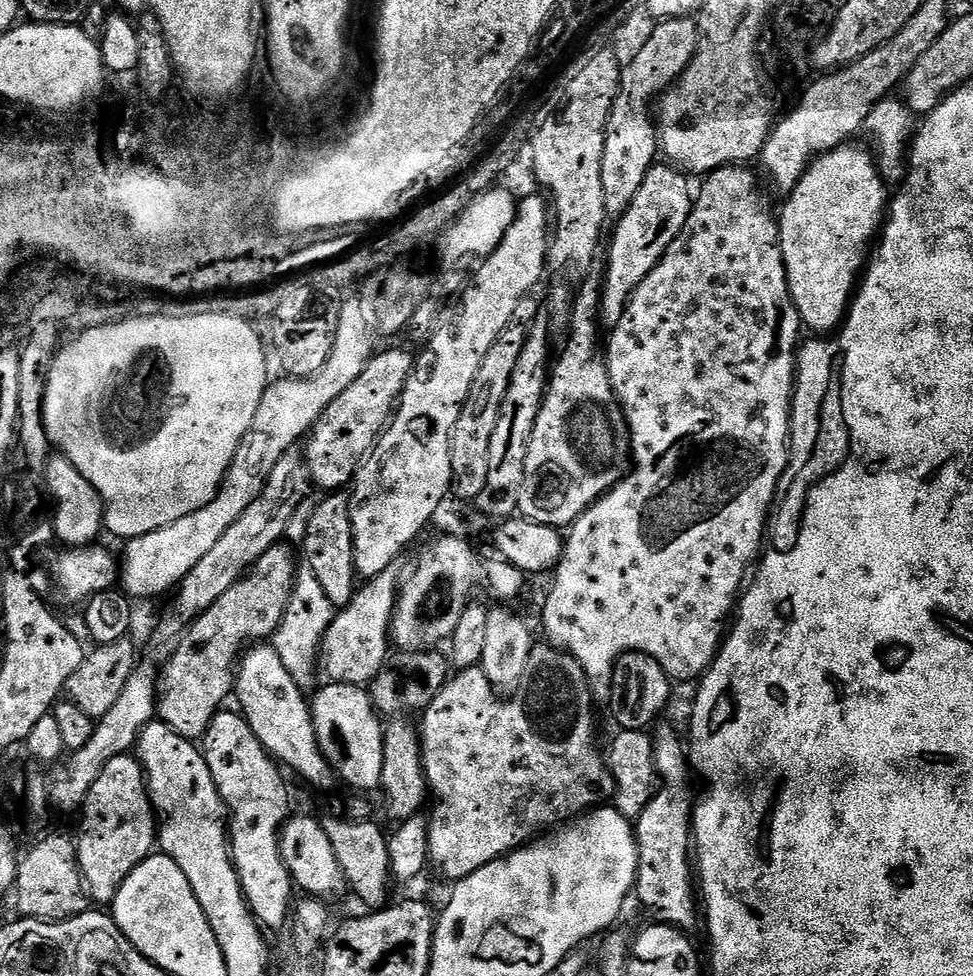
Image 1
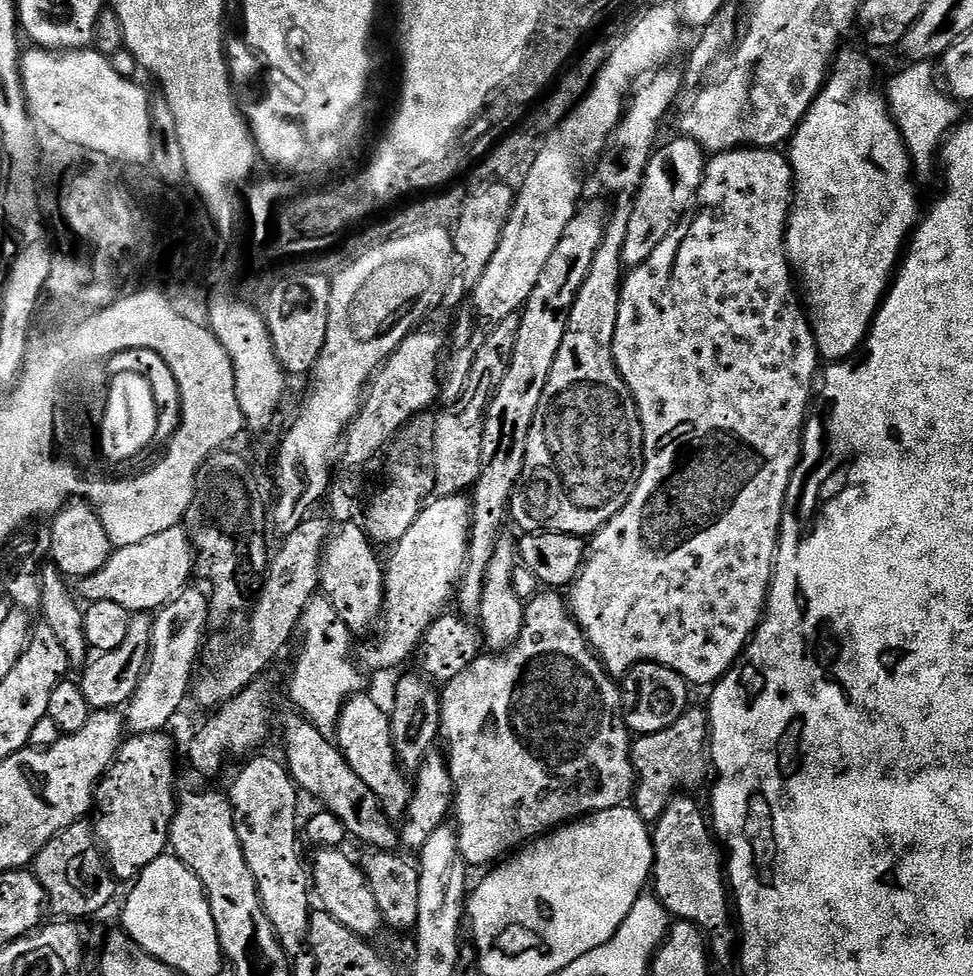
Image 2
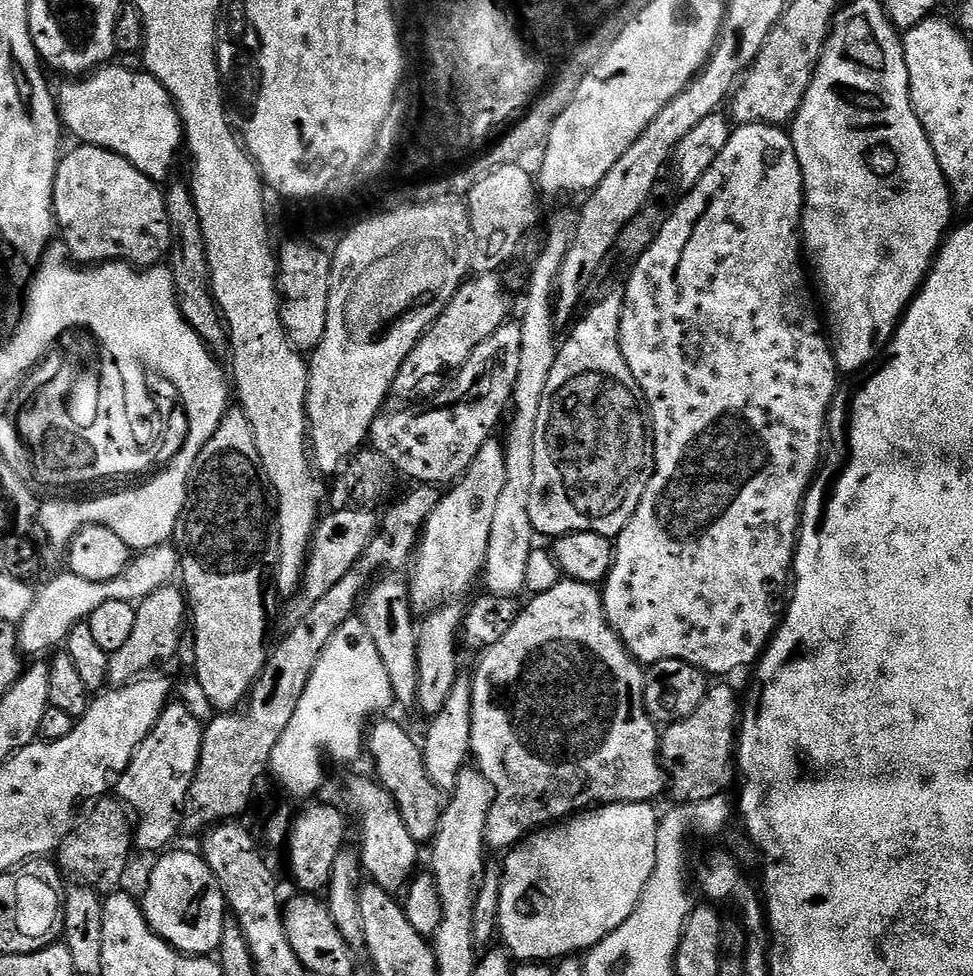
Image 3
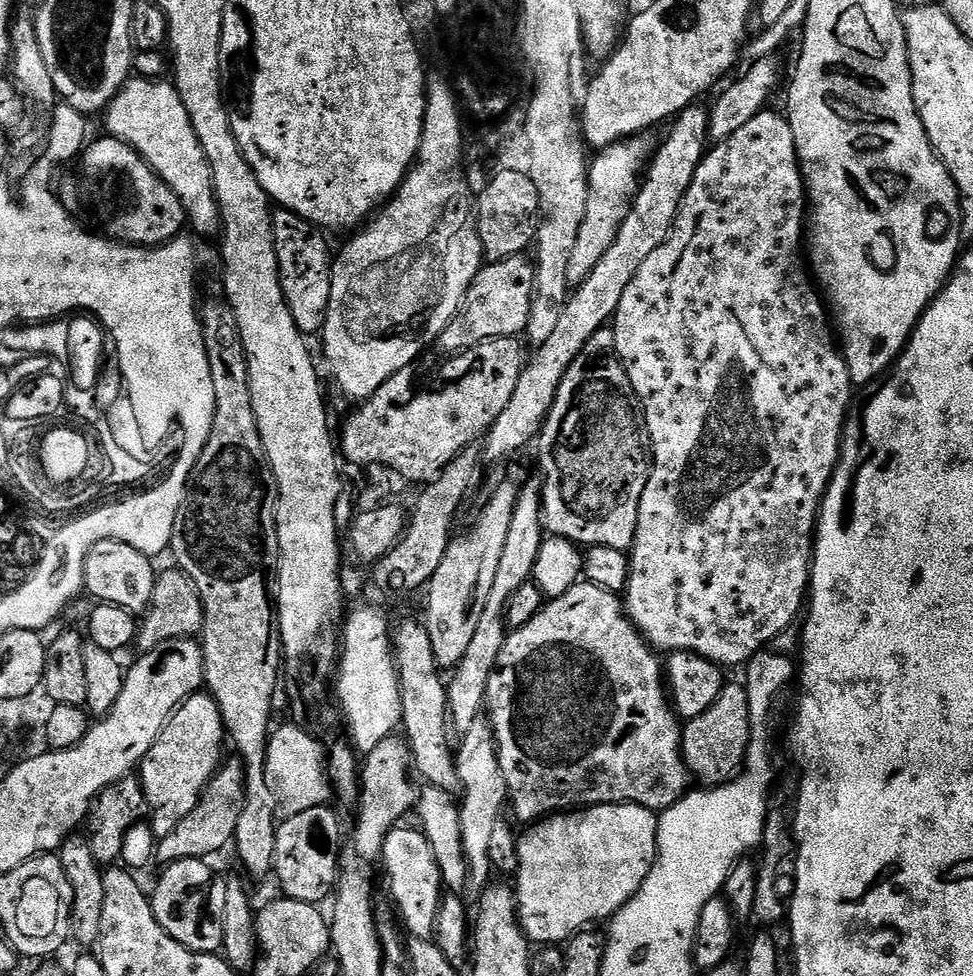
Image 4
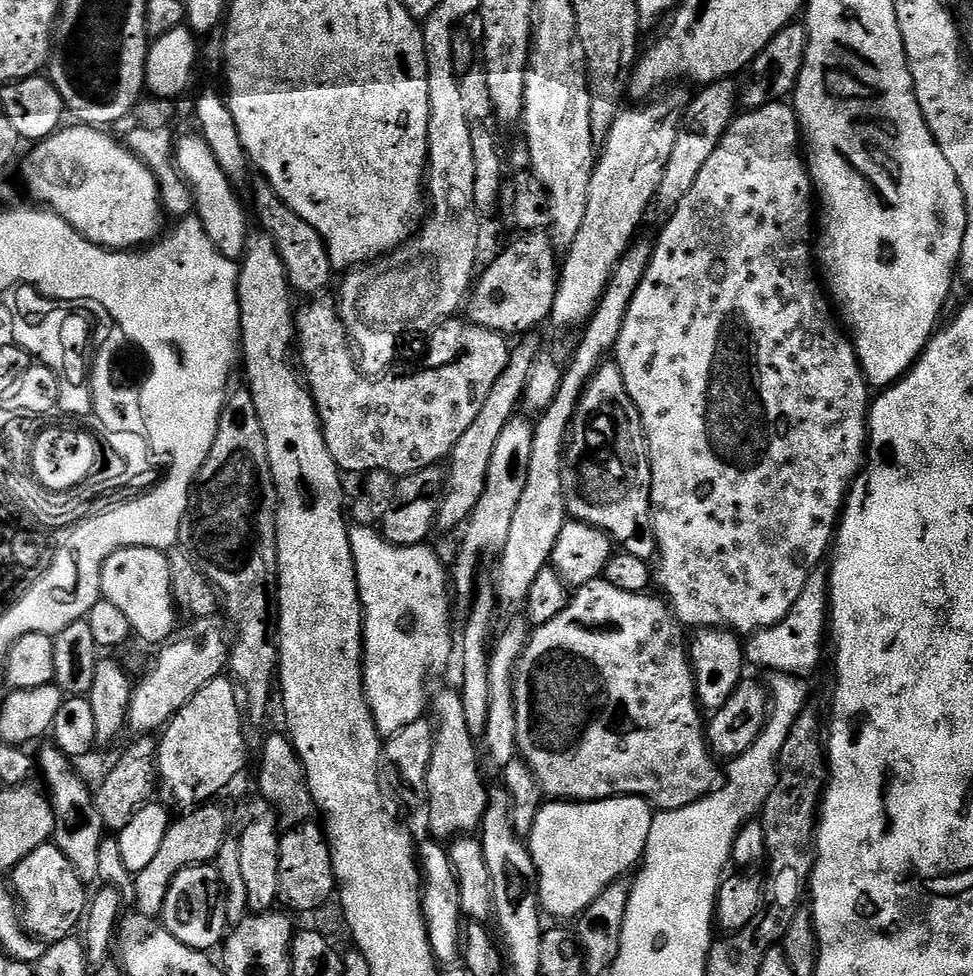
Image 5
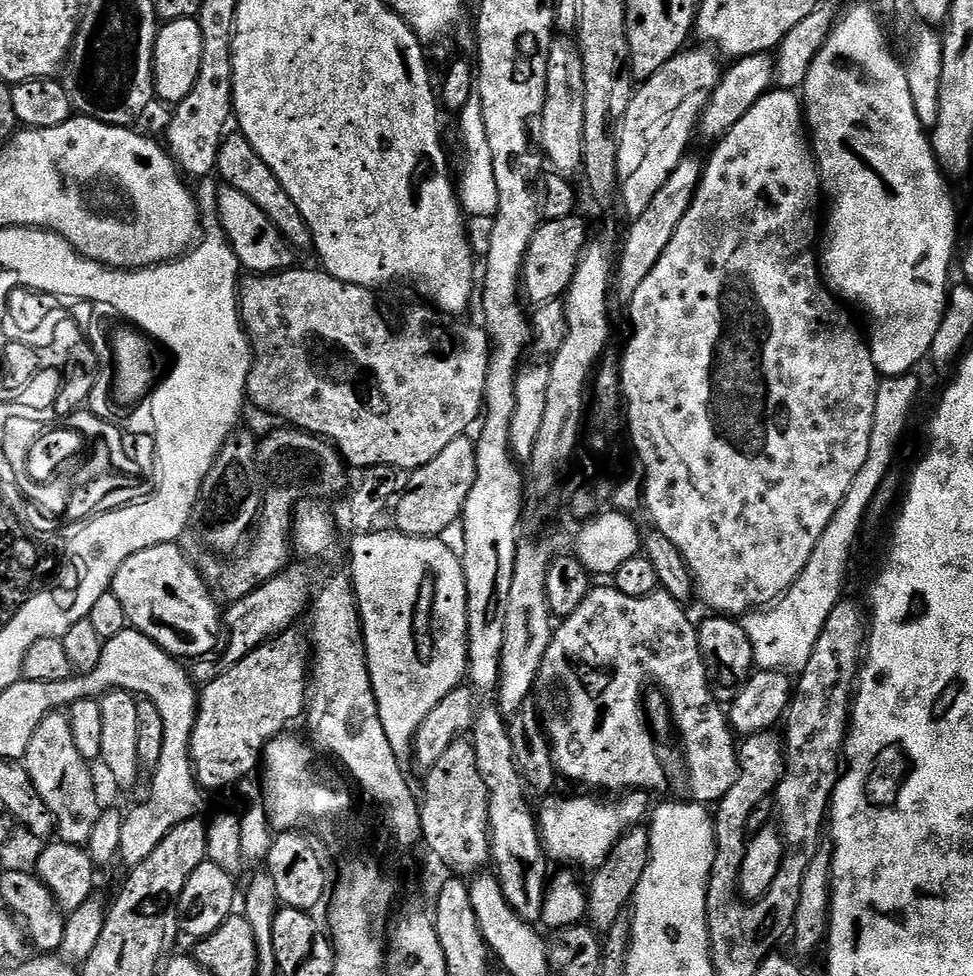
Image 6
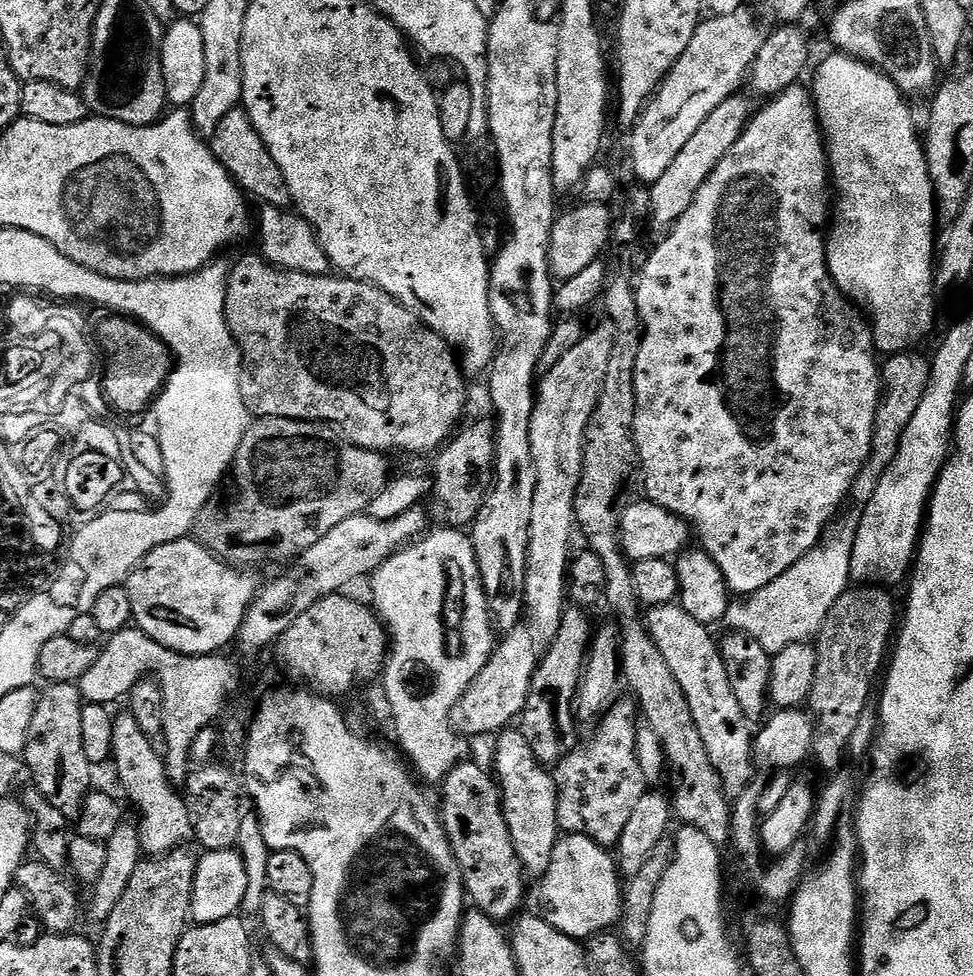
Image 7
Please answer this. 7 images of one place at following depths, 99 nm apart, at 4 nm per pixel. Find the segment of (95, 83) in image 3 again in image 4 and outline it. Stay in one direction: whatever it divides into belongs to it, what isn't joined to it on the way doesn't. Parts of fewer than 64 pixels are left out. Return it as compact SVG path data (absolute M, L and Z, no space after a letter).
M132 78L108 101L103 113L107 135L122 138L178 194L178 202L188 215L188 224L197 237L219 237L222 231L220 211L213 194L208 159L194 134L190 114L178 94L175 83L160 84L156 78Z

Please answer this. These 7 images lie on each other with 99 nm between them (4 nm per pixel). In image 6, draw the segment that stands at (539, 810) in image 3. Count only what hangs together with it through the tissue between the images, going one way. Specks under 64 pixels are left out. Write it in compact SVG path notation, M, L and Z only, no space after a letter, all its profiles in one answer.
M614 586L593 587L582 604L559 621L542 658L534 692L537 697L540 695L538 704L552 746L552 761L563 779L565 776L596 788L624 788L620 790L653 790L663 786L664 760L656 749L657 737L648 727L644 714L644 680L653 680L656 683L653 685L659 686L668 697L675 731L680 731L684 764L688 767L688 792L692 795L689 797L697 804L716 806L730 786L734 786L740 773L738 740L725 705L712 693L700 653L700 634L684 608L681 601L663 590L642 598L630 598L630 594L622 594Z

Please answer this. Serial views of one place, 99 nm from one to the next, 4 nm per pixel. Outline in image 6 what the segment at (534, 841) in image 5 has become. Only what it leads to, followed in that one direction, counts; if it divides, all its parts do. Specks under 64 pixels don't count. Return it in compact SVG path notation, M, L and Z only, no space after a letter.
M632 790L621 795L624 797L620 804L607 804L604 800L591 800L588 796L555 796L545 799L541 803L545 804L538 808L540 839L544 841L544 851L553 861L561 860L564 866L577 869L595 870L603 866L610 850L614 850L624 833L637 827L643 821L640 819L644 815L645 819L650 812L649 793L644 790Z

